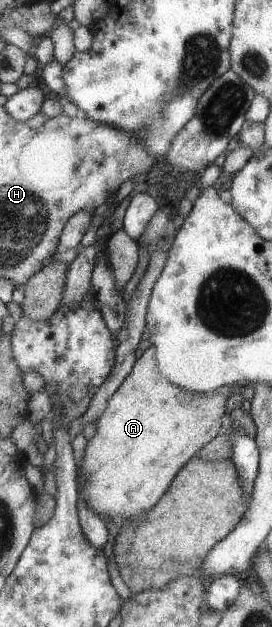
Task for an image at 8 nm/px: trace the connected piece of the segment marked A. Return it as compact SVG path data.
M150 345L133 362L130 372L122 380L118 390L106 401L106 408L100 418L94 435L86 441L80 470L79 499L96 514L106 518L140 520L160 500L171 484L174 474L186 465L191 457L218 435L220 416L224 414L224 400L228 396L228 386L202 394L176 386L159 372L154 346Z

